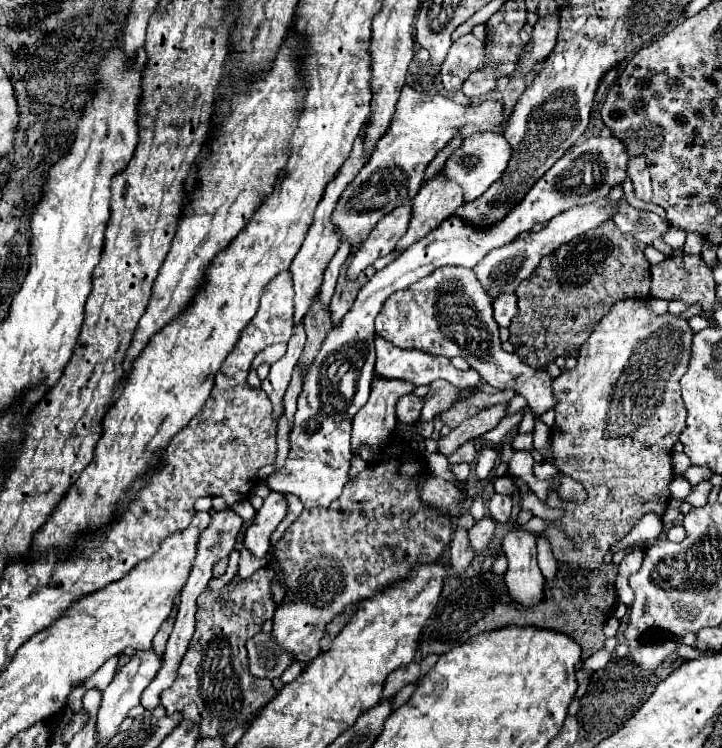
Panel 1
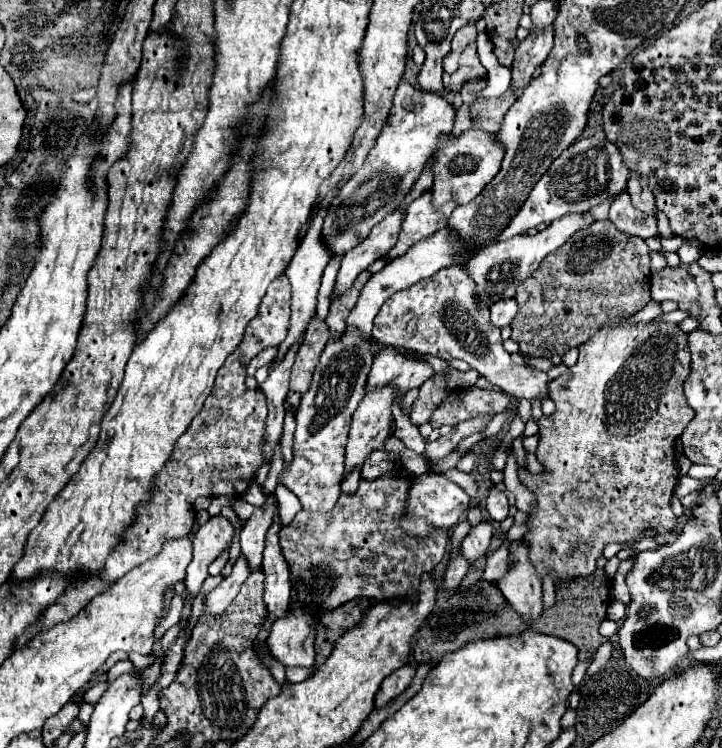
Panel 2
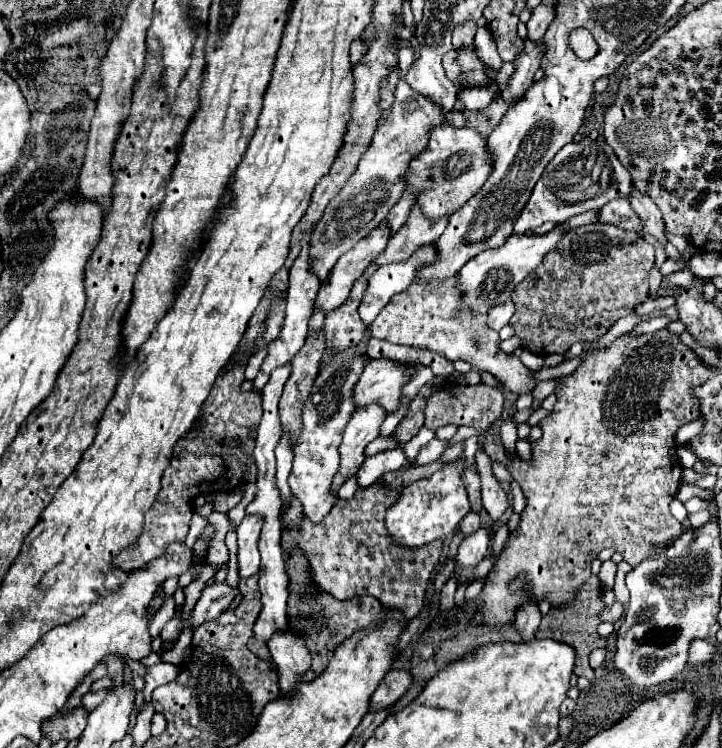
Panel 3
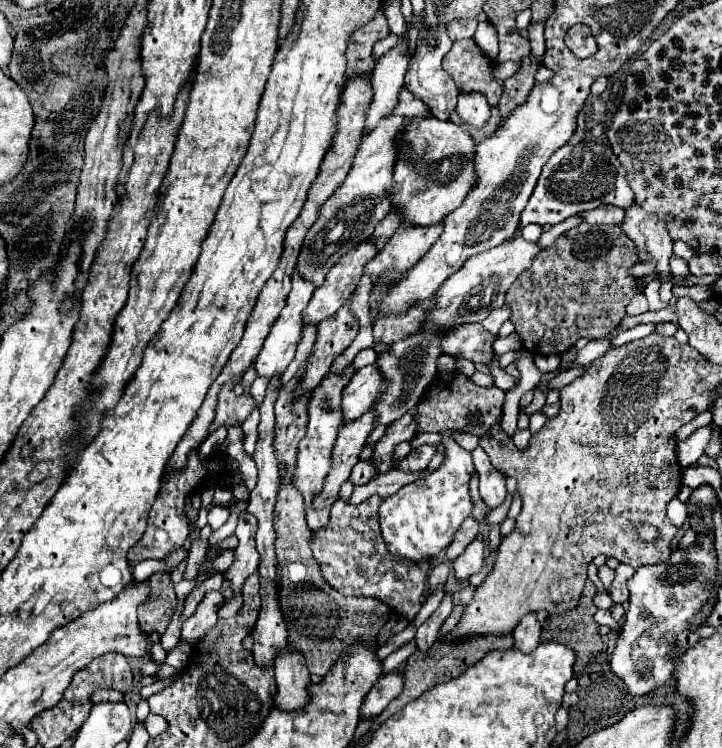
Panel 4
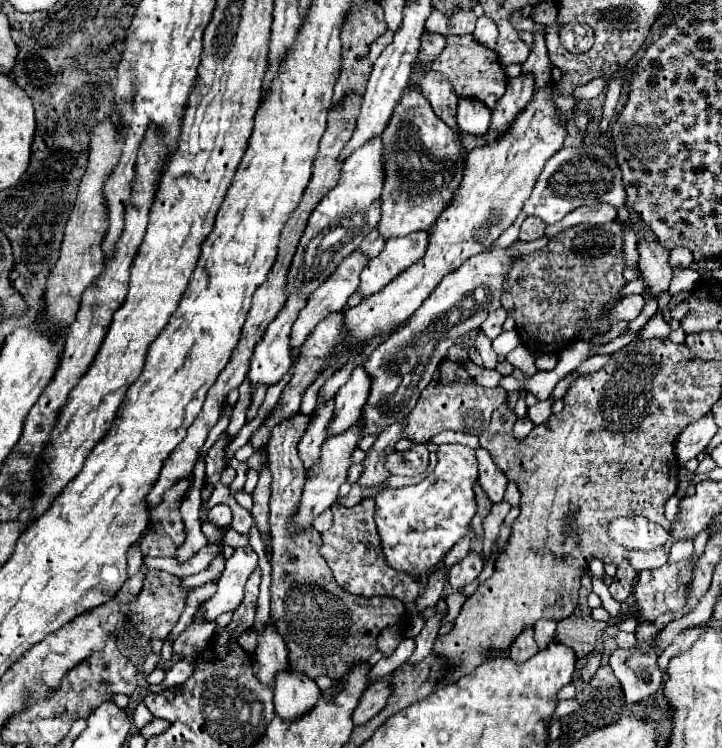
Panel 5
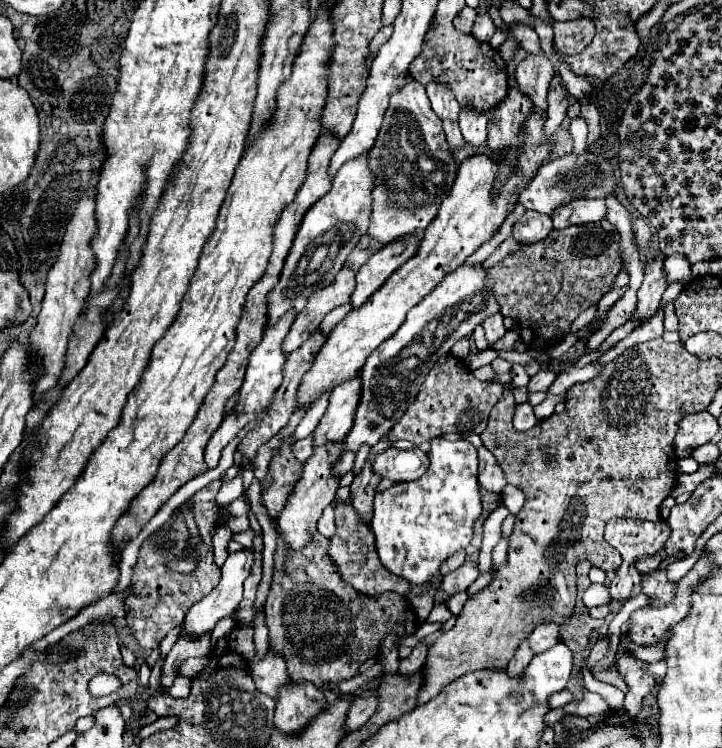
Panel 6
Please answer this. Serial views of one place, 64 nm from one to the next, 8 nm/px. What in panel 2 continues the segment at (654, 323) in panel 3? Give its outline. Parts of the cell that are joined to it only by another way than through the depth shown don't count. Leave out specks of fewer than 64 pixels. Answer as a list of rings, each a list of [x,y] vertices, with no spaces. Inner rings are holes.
[[[676,310],[676,312],[670,312],[670,314],[662,314],[658,316],[654,322],[670,322],[670,324],[678,324],[682,322],[684,318],[688,318],[690,312],[684,312],[684,310]]]

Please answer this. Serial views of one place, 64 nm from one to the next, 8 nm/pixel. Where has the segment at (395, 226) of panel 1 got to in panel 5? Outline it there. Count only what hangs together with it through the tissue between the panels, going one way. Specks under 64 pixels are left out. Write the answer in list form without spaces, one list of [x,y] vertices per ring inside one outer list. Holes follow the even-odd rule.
[[[360,250],[352,252],[348,258],[344,258],[344,262],[340,262],[340,266],[330,274],[330,278],[320,286],[316,288],[310,298],[308,298],[308,304],[300,310],[300,316],[296,320],[296,326],[292,328],[292,348],[296,346],[302,346],[302,342],[308,338],[308,334],[314,330],[314,326],[324,320],[328,314],[332,312],[338,312],[346,306],[346,300],[350,298],[350,294],[360,286],[360,272],[362,268],[368,264],[368,256]]]

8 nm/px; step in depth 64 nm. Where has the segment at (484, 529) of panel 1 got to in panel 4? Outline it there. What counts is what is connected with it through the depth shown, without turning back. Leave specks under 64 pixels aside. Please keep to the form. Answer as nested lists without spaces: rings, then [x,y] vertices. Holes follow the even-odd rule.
[[[476,536],[468,548],[452,562],[452,568],[454,568],[454,574],[458,578],[470,578],[472,574],[476,574],[482,564],[484,564],[484,554],[486,554],[486,542],[482,536]]]

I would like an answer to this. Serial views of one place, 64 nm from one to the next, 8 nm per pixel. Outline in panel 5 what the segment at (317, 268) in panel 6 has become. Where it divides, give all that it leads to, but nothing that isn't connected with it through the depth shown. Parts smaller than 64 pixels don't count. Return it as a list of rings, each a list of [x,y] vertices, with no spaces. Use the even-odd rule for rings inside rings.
[[[378,134],[346,158],[336,188],[332,188],[328,196],[322,198],[322,202],[316,206],[316,210],[308,220],[308,226],[304,230],[304,236],[298,244],[298,250],[290,266],[286,294],[292,294],[292,290],[312,294],[328,278],[328,274],[332,274],[332,270],[336,270],[336,266],[350,252],[358,248],[358,244],[366,238],[366,234],[378,226],[380,198],[386,176],[382,154],[384,154],[384,142]]]

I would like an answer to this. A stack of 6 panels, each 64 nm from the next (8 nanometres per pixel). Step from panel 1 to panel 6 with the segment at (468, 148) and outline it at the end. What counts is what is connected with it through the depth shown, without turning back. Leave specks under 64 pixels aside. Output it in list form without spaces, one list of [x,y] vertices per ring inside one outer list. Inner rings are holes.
[[[408,78],[402,90],[392,94],[384,124],[370,150],[370,166],[376,174],[376,190],[372,200],[372,222],[368,234],[388,244],[416,230],[426,230],[438,214],[442,200],[458,174],[458,162],[452,154],[442,120],[430,108],[426,90],[414,78]]]

